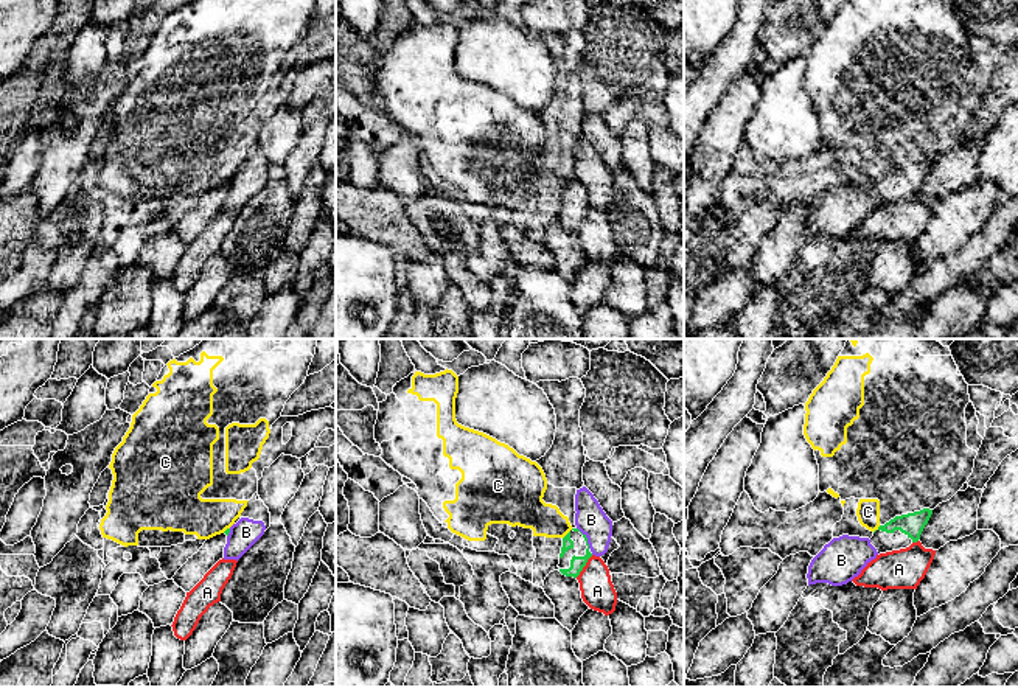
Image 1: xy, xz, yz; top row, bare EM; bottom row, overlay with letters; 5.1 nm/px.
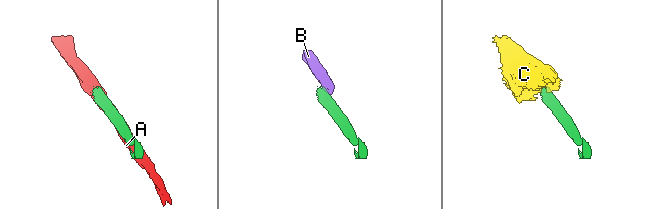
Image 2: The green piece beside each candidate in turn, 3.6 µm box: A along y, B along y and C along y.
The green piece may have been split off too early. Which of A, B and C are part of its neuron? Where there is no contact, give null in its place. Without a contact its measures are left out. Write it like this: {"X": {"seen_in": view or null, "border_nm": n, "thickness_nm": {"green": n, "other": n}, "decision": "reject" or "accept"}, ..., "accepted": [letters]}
{"A": {"seen_in": "xz", "border_nm": 150, "thickness_nm": {"green": 80, "other": 180}, "decision": "reject"}, "B": {"seen_in": "xz", "border_nm": 130, "thickness_nm": {"green": 80, "other": 160}, "decision": "reject"}, "C": {"seen_in": "xz", "border_nm": 80, "thickness_nm": {"green": 60, "other": 190}, "decision": "reject"}, "accepted": []}

